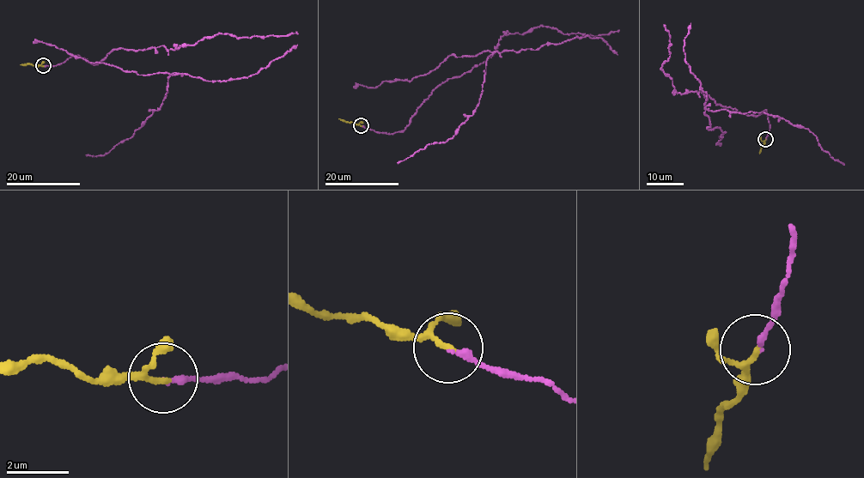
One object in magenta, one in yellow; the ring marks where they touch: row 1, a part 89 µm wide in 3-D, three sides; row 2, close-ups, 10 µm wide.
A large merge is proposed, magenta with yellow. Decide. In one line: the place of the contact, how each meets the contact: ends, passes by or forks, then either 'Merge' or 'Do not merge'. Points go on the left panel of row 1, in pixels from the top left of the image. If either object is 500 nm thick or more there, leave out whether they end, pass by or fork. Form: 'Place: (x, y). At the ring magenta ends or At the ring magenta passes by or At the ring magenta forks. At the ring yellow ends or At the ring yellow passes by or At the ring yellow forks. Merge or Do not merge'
Place: (43, 65). At the ring magenta ends. At the ring yellow passes by. Merge

